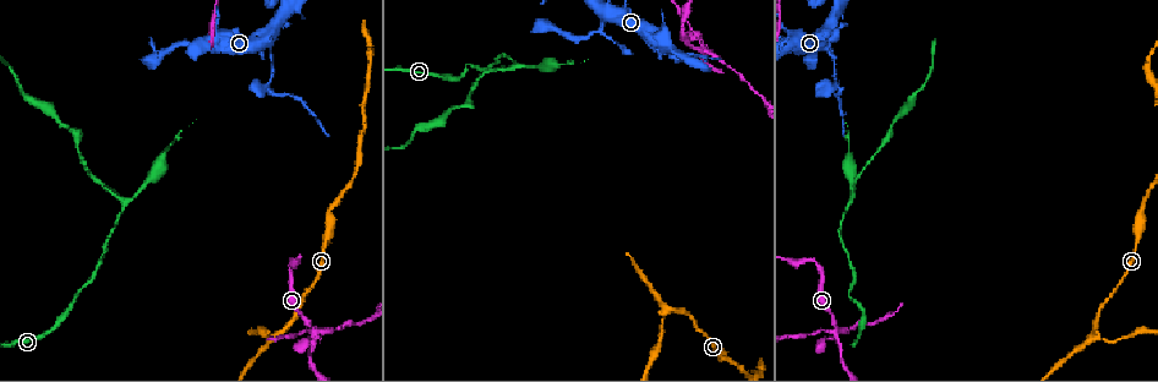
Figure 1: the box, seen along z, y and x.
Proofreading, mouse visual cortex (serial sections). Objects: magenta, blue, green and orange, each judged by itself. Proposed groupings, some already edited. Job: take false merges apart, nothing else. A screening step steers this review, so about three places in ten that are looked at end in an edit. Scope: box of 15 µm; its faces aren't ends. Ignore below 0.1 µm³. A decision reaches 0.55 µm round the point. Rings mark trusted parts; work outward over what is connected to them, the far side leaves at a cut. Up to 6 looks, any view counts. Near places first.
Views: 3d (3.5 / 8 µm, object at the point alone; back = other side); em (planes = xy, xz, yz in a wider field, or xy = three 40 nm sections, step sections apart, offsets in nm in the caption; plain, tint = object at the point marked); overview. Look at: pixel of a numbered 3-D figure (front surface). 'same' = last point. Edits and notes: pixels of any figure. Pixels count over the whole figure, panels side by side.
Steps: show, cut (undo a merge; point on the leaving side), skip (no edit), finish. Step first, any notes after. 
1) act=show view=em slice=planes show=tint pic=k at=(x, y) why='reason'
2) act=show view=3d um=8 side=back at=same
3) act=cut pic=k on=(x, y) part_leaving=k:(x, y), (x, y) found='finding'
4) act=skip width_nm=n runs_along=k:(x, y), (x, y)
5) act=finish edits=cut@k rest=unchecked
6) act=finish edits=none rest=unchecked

act=show view=3d um=8 pic=1 at=(703, 48) why='thin neck'

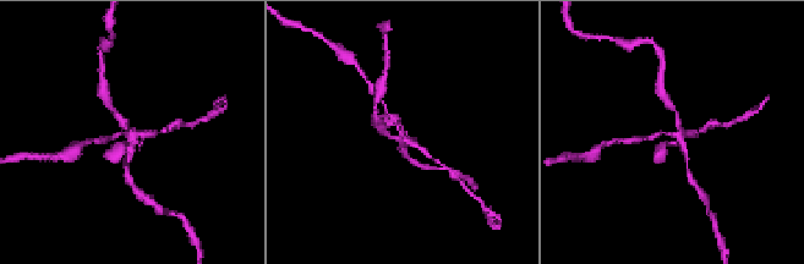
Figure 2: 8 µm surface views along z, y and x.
act=show view=3d um=3.5 pic=2 at=(682, 132) why='zoom in'

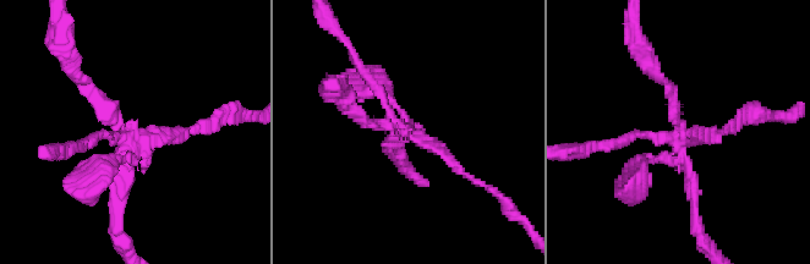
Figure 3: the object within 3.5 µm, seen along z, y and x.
act=show view=em slice=xy step=5 show=tint pic=3 at=(121, 125) why='need the tissue'

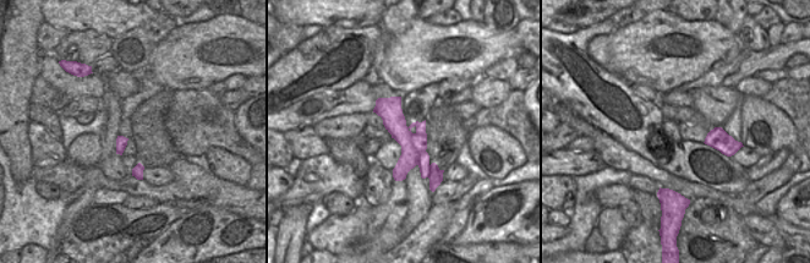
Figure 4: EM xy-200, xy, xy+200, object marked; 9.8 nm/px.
act=cut pic=3 on=(382, 83) width_nm=280 part_leaving=3:(404, 128), (502, 198) found='a second cell is stuck on'

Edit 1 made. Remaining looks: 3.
act=show view=3d um=3.5 pic=1 at=(513, 63) why='branch point'

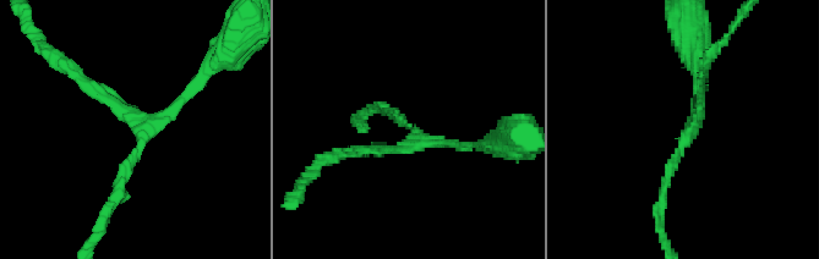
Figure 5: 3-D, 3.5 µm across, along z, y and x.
act=show view=em slice=xy step=5 show=tint pic=5 at=(142, 130) arms=3 arm_widths_nm=100,150,150 why='shape alone is not enough'

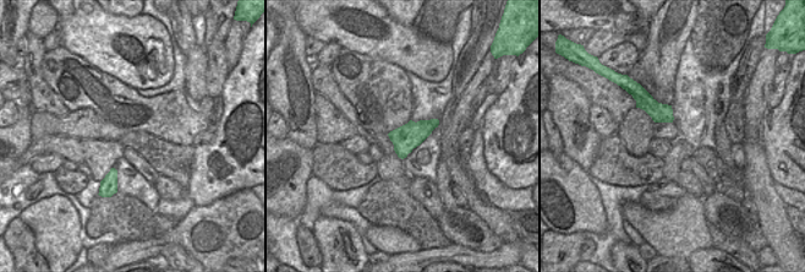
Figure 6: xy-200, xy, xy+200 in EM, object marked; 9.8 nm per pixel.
act=skip found='one cell here'

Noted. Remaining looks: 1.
act=show view=3d um=3.5 pic=1 at=(836, 70) why='thin neck'

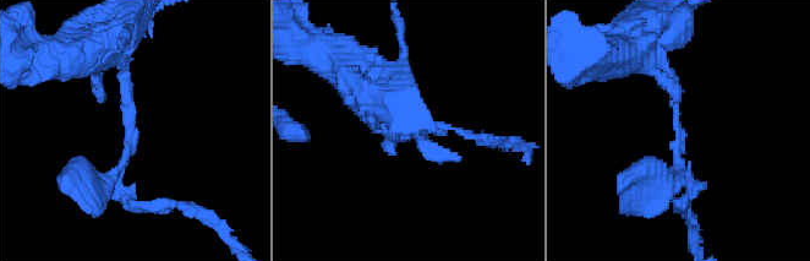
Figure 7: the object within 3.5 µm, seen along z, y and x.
act=cut pic=7 on=(682, 210) arm_widths_nm=150,150 part_leaving=7:(677, 167), (618, 192) found='two cells meet here'

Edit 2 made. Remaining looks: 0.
act=finish edits=cut@3,cut@7 rest=unchecked

